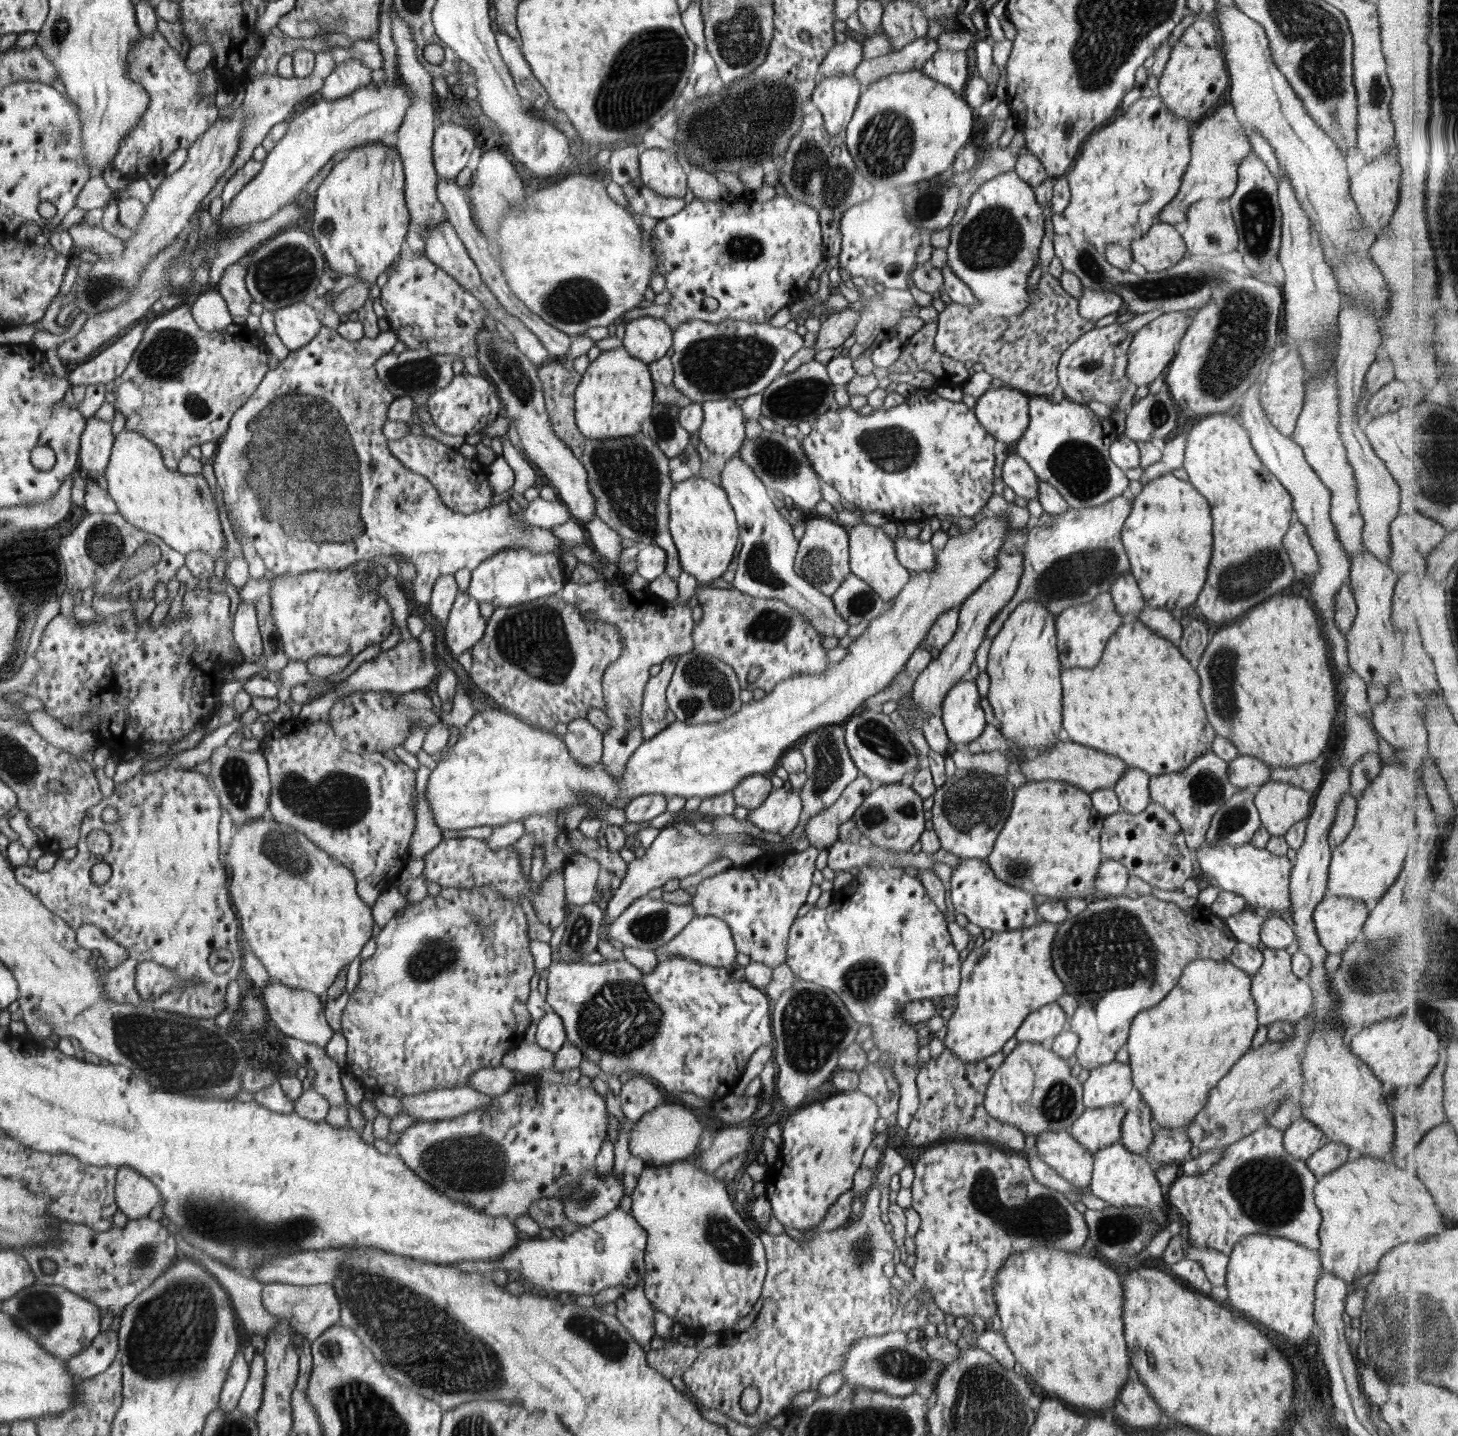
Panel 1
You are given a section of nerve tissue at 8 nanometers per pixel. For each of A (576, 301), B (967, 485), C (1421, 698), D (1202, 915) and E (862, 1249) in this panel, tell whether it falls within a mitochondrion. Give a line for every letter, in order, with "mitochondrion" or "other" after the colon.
A: mitochondrion
B: other
C: other
D: other
E: mitochondrion

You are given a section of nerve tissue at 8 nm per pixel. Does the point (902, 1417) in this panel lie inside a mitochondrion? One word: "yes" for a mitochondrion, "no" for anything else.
yes

